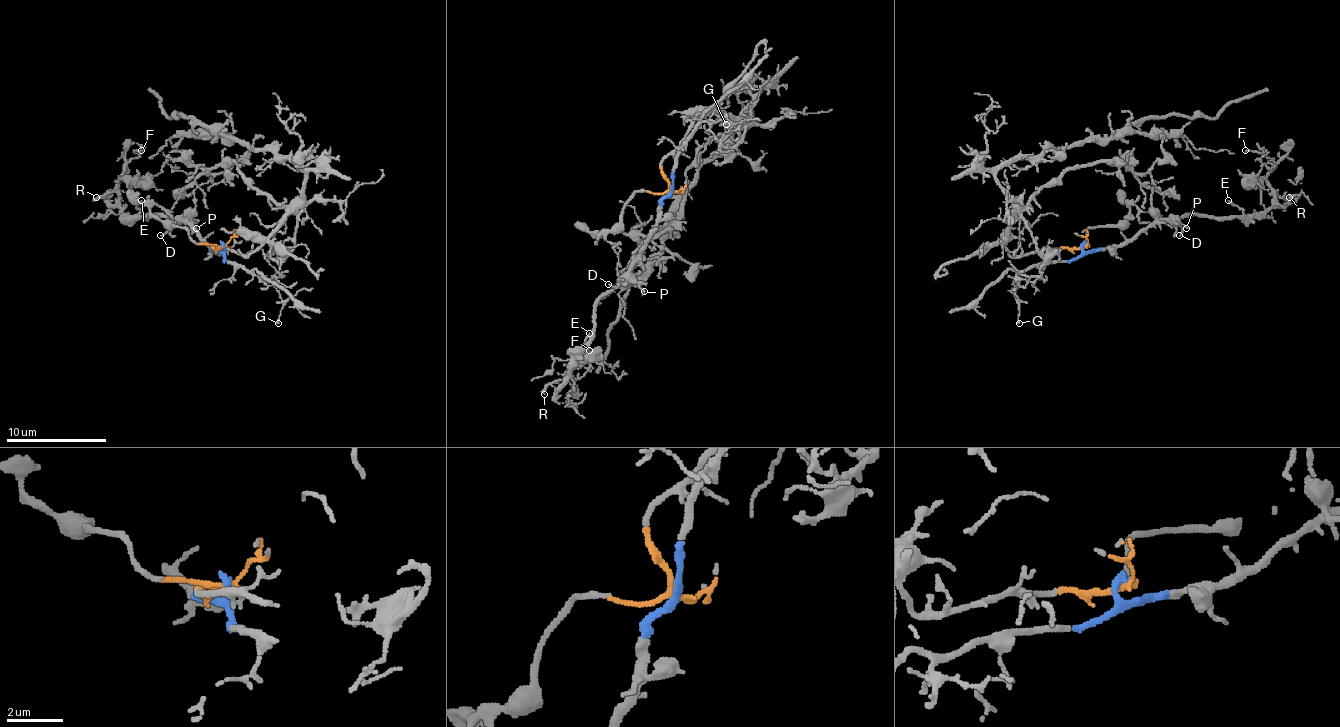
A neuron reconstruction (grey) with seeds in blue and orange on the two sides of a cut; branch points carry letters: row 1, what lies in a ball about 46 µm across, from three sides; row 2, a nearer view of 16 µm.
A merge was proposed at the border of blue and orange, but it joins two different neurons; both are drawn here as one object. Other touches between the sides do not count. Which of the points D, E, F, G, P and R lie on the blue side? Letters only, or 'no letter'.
D, E, F, G, P, R

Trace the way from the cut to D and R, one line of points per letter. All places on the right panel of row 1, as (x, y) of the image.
D: (1082, 246), (1085, 251), (1125, 246), (1150, 226), (1165, 221), (1175, 221), (1182, 229), (1180, 236)
R: (1082, 246), (1085, 251), (1125, 246), (1162, 221), (1197, 214), (1259, 216), (1272, 204), (1274, 191), (1289, 196)

